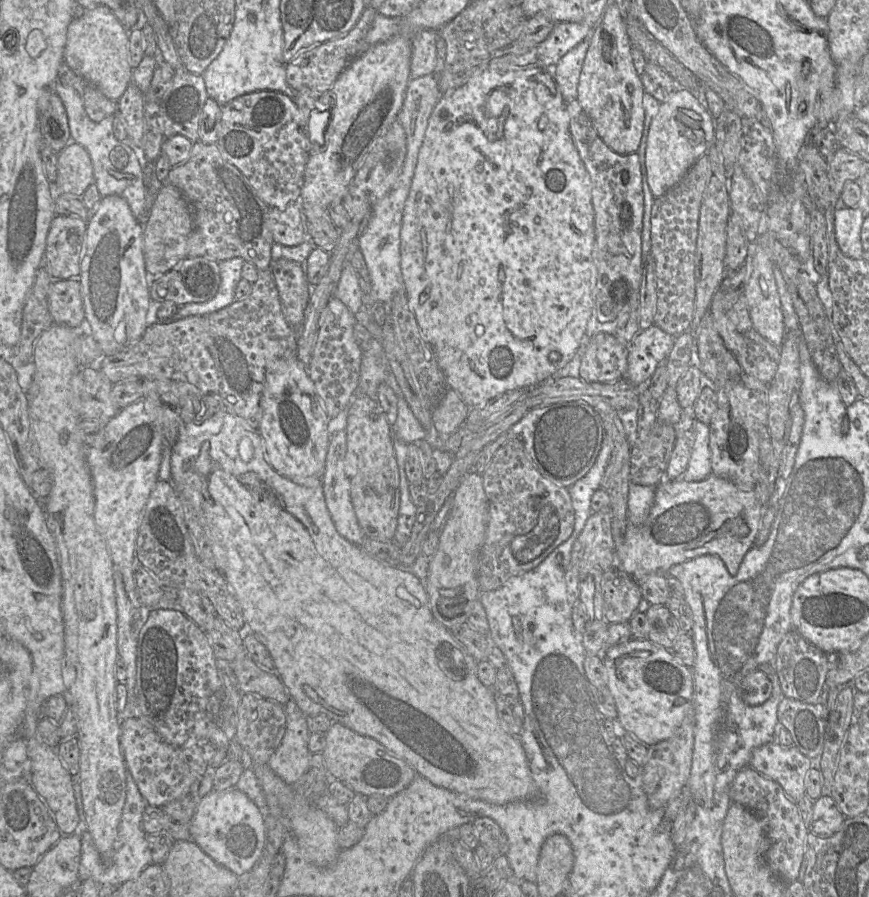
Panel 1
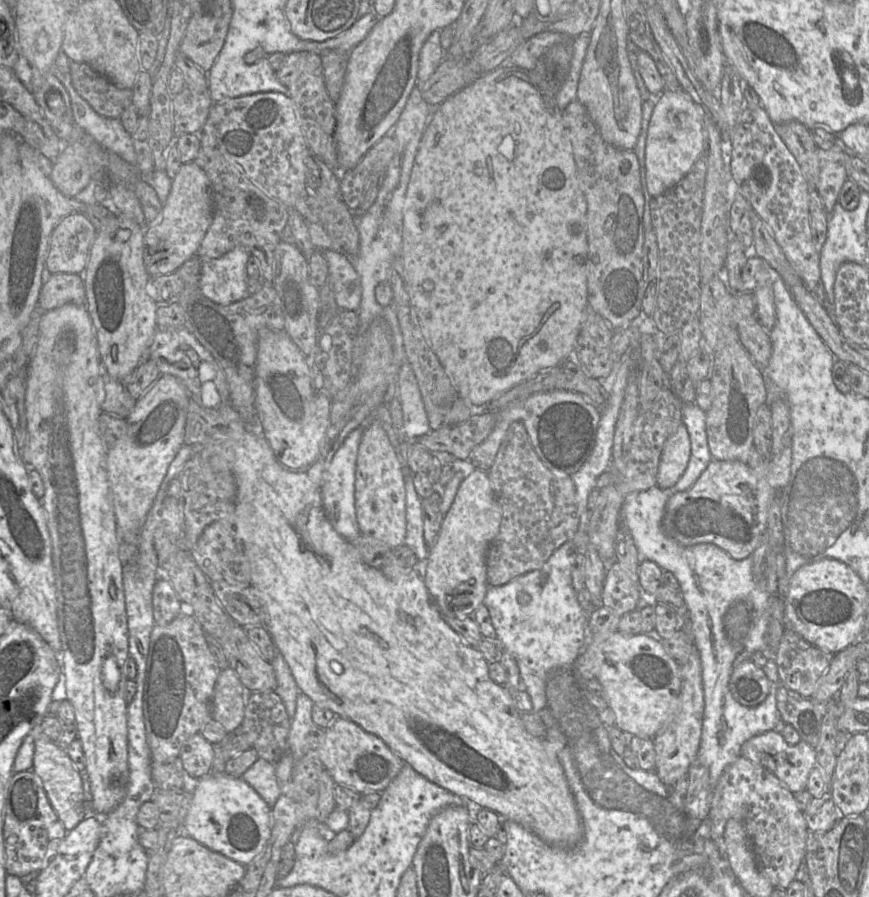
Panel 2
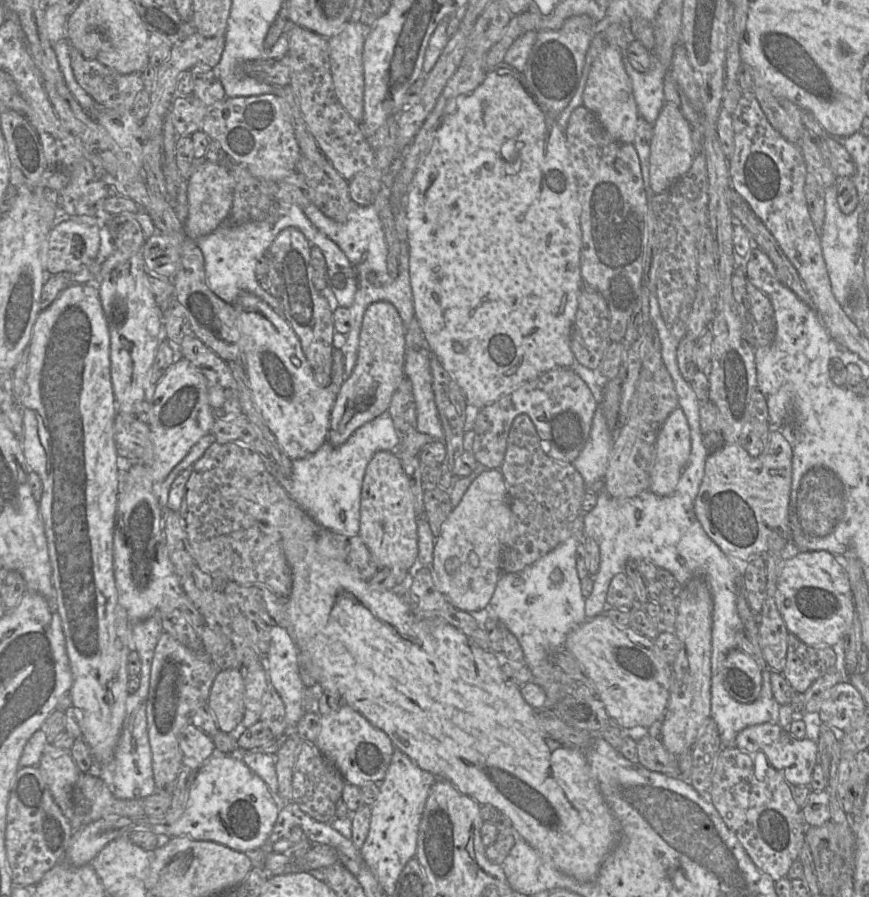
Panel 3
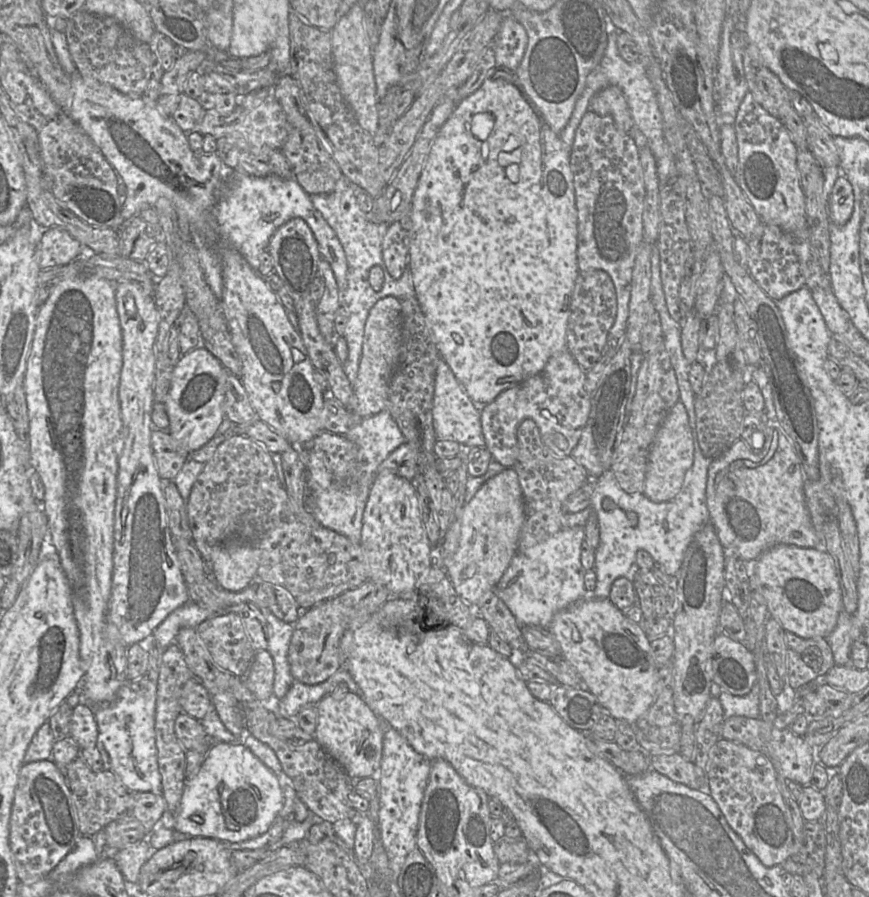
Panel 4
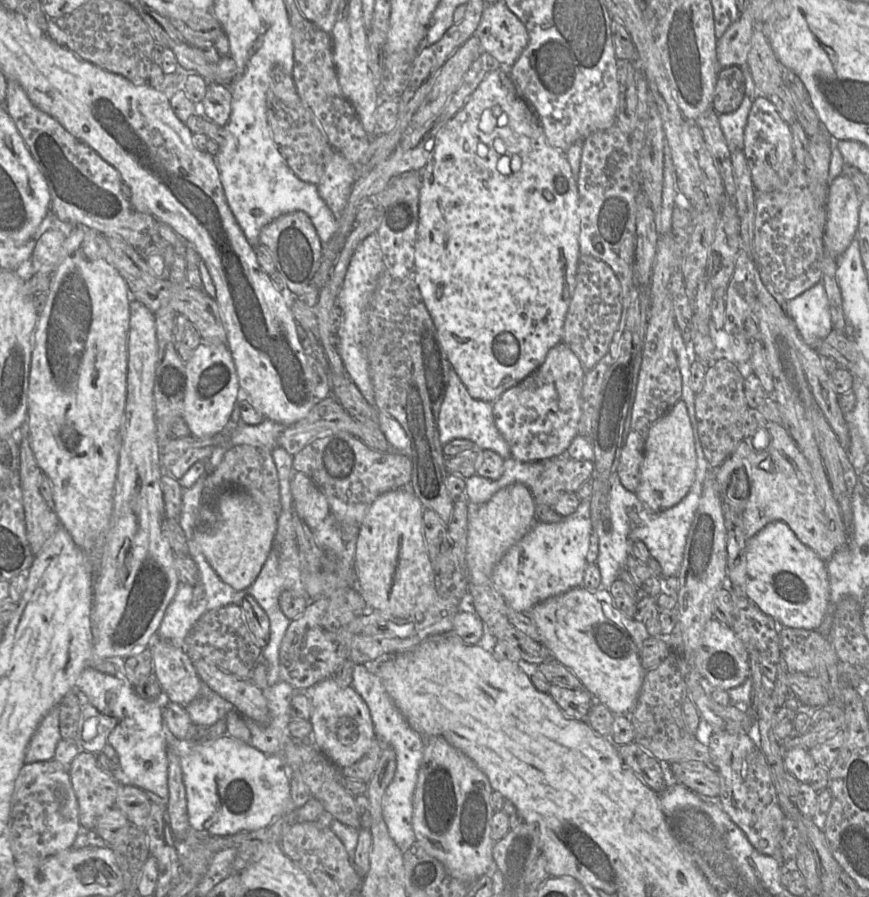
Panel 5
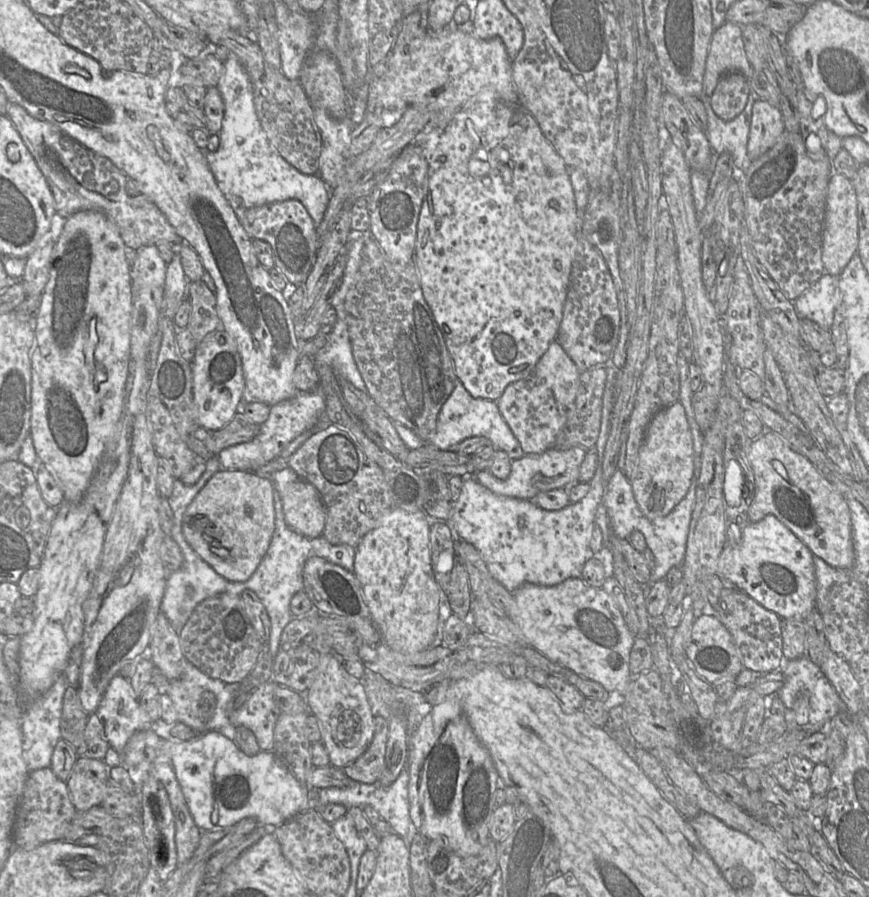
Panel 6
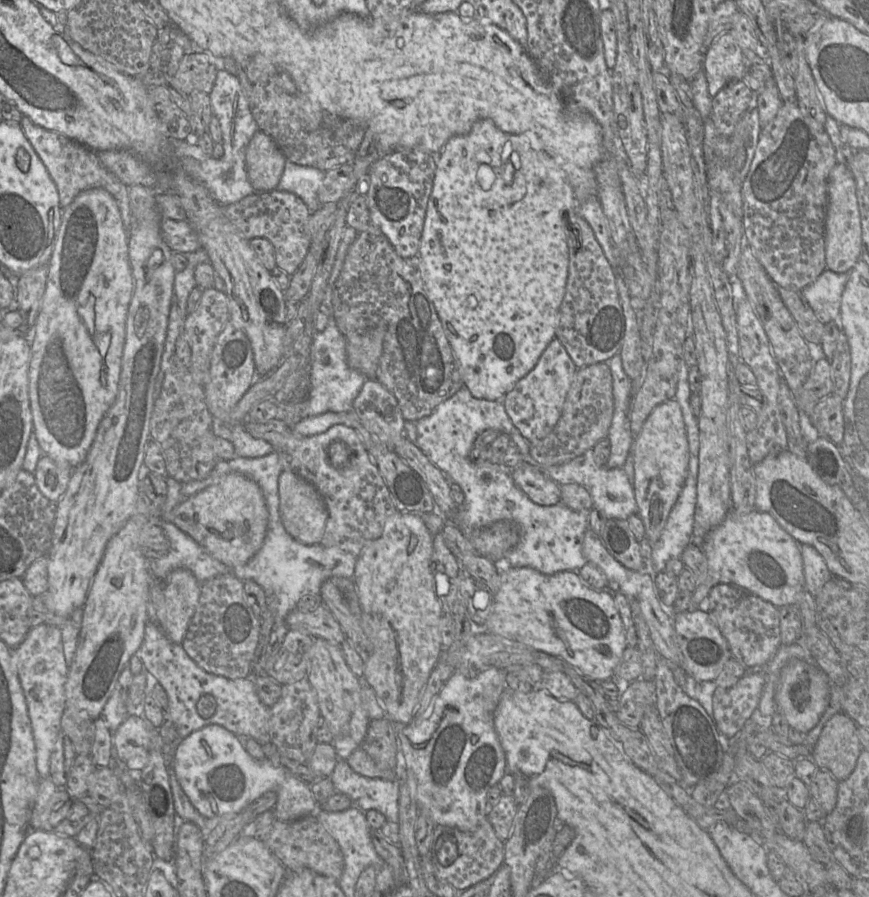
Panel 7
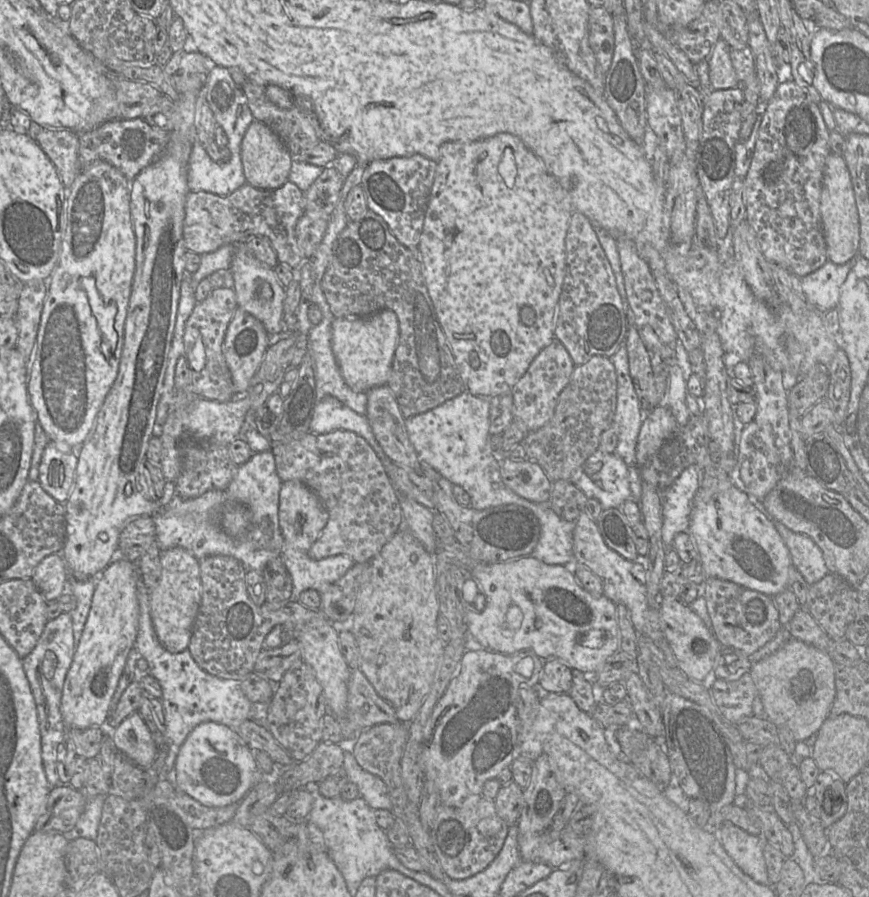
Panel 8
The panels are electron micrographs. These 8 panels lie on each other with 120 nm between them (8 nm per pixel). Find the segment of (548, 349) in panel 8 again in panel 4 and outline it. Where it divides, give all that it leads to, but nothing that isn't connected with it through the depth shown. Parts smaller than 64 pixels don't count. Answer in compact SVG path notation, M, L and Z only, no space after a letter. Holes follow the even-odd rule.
M568 350L554 354L544 368L527 380L502 391L491 403L481 411L481 425L485 439L485 447L505 468L512 468L518 456L517 429L525 419L532 419L539 428L543 443L556 457L571 456L582 431L589 419L591 398L585 388L586 370L574 359Z

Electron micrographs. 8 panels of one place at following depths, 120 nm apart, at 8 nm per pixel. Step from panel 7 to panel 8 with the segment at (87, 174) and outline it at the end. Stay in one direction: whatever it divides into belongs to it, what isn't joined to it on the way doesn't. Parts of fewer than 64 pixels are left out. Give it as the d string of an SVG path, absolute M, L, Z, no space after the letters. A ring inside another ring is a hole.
M31 123L29 135L56 167L63 186L68 190L81 170L79 134Z

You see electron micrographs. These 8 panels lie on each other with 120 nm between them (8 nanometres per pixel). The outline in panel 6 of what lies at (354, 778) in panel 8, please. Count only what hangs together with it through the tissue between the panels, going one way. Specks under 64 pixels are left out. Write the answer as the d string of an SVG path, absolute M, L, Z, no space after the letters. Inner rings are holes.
M408 762L405 763L400 775L390 786L382 786L379 783L351 782L349 786L344 788L328 787L320 789L319 807L327 804L342 804L347 809L351 807L362 808L366 805L373 807L378 811L381 818L391 825L394 832L402 837L407 847L410 847L413 837L418 833L410 818Z

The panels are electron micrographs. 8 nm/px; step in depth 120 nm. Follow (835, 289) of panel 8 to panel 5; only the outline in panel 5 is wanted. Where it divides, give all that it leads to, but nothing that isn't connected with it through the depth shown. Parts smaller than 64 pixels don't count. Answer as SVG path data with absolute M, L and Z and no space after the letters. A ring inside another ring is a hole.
M821 281L787 301L787 312L801 339L812 348L833 330L829 303Z

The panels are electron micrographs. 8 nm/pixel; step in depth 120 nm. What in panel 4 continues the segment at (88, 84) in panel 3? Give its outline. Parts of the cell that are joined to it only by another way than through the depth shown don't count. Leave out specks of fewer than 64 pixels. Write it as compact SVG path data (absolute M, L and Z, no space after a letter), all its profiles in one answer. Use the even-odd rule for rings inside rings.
M83 8L67 18L64 30L76 72L85 79L107 84L132 98L139 98L151 79L151 48L136 39L112 17L101 16Z

